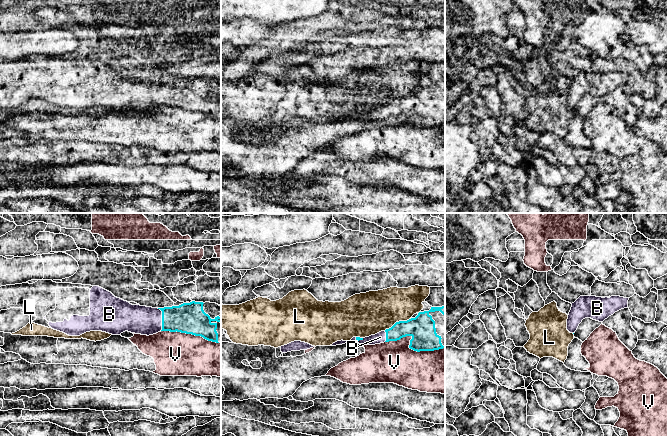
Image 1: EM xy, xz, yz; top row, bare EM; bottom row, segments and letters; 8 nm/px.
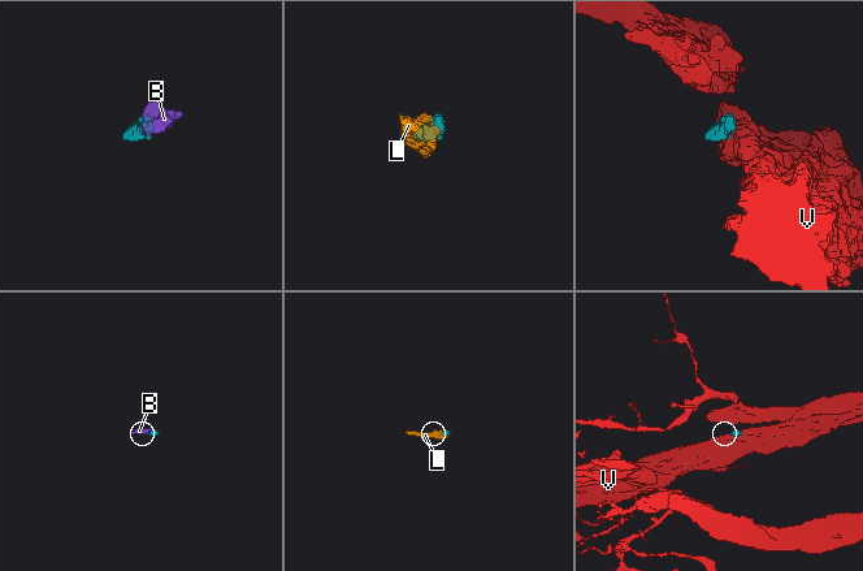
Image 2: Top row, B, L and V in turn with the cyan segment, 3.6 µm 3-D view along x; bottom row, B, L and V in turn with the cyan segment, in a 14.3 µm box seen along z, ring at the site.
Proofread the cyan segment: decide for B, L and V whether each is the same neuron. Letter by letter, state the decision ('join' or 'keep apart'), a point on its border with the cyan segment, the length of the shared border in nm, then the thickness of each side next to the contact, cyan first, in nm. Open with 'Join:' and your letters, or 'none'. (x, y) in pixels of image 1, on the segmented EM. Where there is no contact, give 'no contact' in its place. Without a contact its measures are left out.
Join: B
B: join; contact xy (162, 319); length 190 nm; calibres 260 and 220 nm
L: keep apart; contact xz (397, 322); length 240 nm; calibres 200 and 340 nm
V: keep apart; contact xz (409, 346); length 480 nm; calibres 200 and 340 nm

